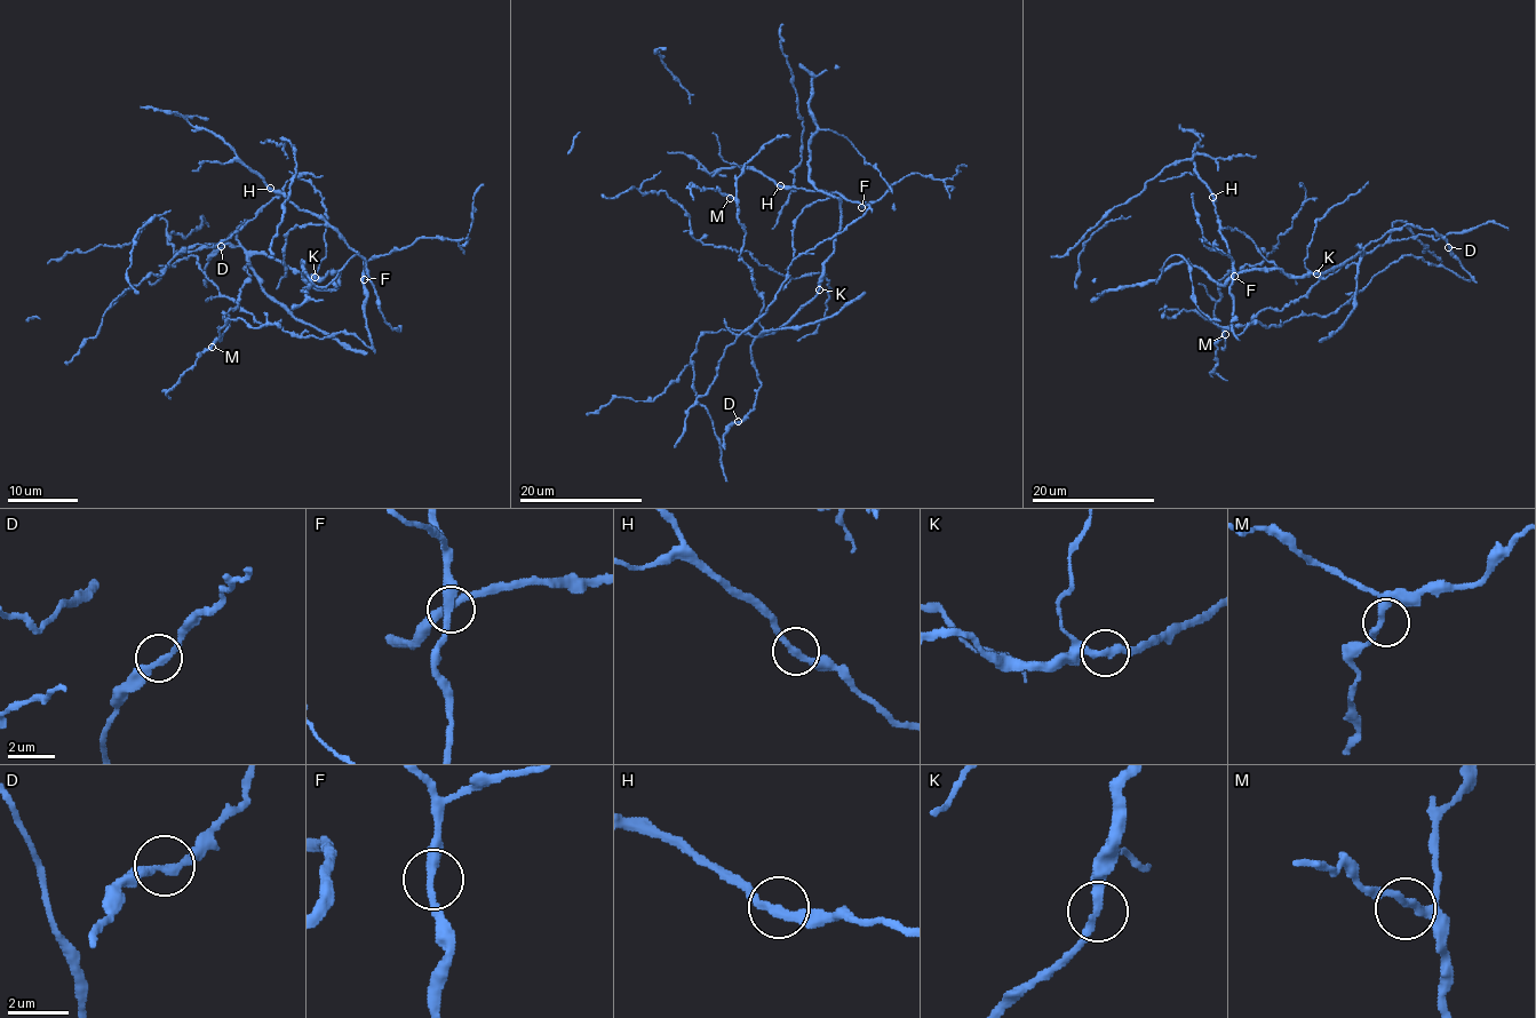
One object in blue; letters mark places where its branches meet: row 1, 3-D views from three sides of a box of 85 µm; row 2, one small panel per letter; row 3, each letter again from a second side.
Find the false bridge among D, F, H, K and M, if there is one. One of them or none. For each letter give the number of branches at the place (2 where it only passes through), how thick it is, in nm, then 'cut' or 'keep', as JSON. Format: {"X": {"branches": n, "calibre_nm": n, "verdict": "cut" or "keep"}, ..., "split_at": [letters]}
{"D": {"branches": 2, "calibre_nm": 260, "verdict": "keep"}, "F": {"branches": 2, "calibre_nm": 320, "verdict": "keep"}, "H": {"branches": 2, "calibre_nm": 280, "verdict": "keep"}, "K": {"branches": 2, "calibre_nm": 300, "verdict": "keep"}, "M": {"branches": 2, "calibre_nm": 280, "verdict": "keep"}, "split_at": []}

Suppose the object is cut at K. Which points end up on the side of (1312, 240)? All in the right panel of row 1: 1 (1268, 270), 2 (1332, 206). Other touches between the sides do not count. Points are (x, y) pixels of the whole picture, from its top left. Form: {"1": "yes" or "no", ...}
{"1": "yes", "2": "yes"}

